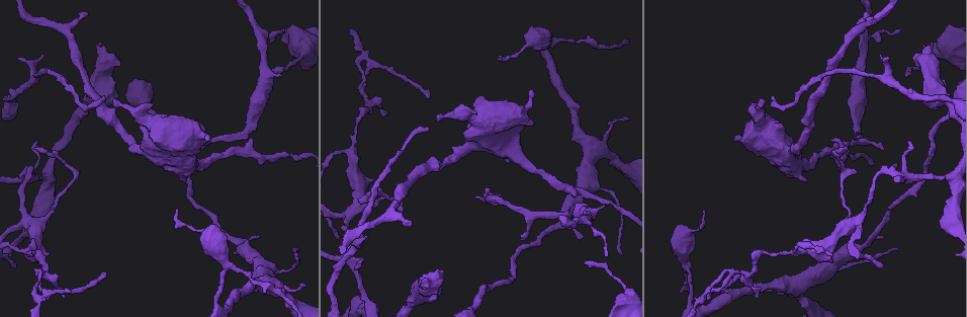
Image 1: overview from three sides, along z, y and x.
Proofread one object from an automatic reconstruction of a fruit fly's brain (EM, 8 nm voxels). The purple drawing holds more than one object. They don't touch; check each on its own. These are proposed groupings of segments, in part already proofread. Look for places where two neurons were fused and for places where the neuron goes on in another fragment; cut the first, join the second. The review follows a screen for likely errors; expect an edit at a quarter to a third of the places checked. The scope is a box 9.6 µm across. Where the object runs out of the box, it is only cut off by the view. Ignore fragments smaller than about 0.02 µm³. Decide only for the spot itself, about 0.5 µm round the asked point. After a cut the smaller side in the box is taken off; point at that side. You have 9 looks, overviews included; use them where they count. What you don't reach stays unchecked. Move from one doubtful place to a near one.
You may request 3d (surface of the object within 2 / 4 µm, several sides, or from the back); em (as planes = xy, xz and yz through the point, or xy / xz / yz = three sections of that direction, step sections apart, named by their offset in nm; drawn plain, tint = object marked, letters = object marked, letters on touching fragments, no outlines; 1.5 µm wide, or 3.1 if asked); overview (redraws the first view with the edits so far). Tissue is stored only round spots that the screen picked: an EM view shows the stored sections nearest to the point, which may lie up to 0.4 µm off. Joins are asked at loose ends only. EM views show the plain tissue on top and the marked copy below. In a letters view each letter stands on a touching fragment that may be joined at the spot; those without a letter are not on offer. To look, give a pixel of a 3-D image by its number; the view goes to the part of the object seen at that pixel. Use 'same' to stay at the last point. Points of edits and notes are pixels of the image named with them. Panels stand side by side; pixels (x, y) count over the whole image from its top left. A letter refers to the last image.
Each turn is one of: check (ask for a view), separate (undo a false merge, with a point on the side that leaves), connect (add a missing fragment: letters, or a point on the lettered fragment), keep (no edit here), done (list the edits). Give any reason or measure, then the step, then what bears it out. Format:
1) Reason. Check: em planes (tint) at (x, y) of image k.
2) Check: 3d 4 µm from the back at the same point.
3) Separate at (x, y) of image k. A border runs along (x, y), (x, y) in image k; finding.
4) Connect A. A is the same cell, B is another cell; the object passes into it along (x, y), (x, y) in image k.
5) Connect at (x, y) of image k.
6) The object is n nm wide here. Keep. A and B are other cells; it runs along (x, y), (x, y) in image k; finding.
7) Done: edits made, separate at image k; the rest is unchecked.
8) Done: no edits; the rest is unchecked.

Thin end. Check: 3d 4 µm at (757, 296) of image 1.

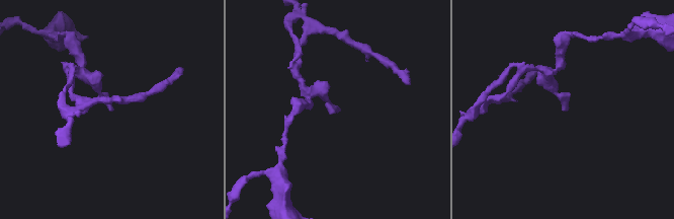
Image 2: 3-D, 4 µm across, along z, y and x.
Need the tissue. Check: em planes (letters) at (337, 107) of image 2.

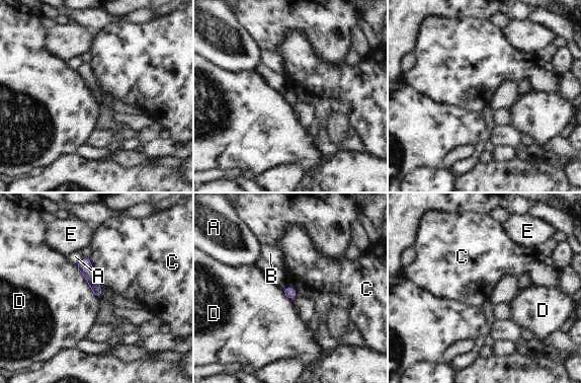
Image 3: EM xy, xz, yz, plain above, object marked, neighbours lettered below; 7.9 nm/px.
Keep. A, B, C, D and E are other cells; a border runs along (88, 258), (96, 276) in image 3; none of them fits.

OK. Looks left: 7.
Free end. Check: 3d 2 µm at (582, 236) of image 1.

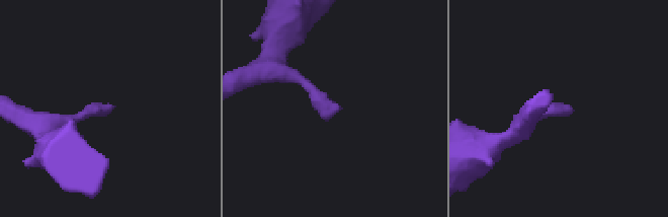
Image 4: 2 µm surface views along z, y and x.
Now the EM. Check: em xy step 4 (tint) at (342, 109) of image 4.

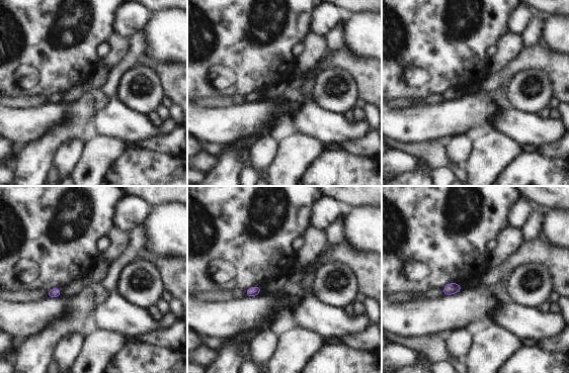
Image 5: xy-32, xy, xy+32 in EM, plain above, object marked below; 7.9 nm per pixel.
Check: em planes (letters) at the same point.

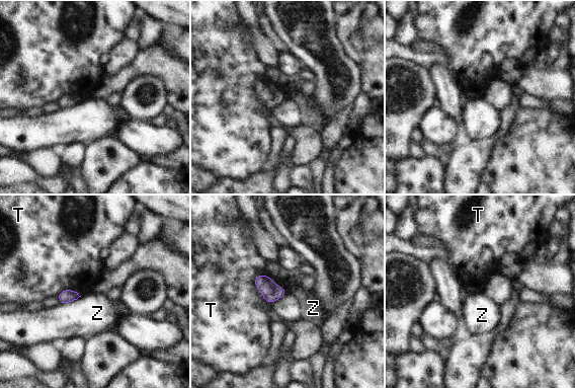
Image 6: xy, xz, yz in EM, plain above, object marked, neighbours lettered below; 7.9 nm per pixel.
Keep. T and Z are other cells; a border runs along (256, 274), (254, 285), (271, 304) in image 6; none of them fits.

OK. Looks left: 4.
Branch stops here. Check: em planes (letters) at (96, 45) of image 1.

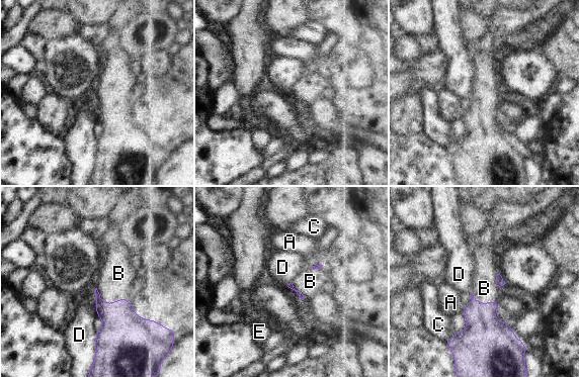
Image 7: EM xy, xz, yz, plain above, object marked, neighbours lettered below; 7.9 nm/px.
The longest contact is with B, 300 nm. Connect B. B is the same cell, A, C, D and E are other cells; it goes on there.

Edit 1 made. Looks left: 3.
Done: edits made, connect at image 7; the rest is unchecked.

